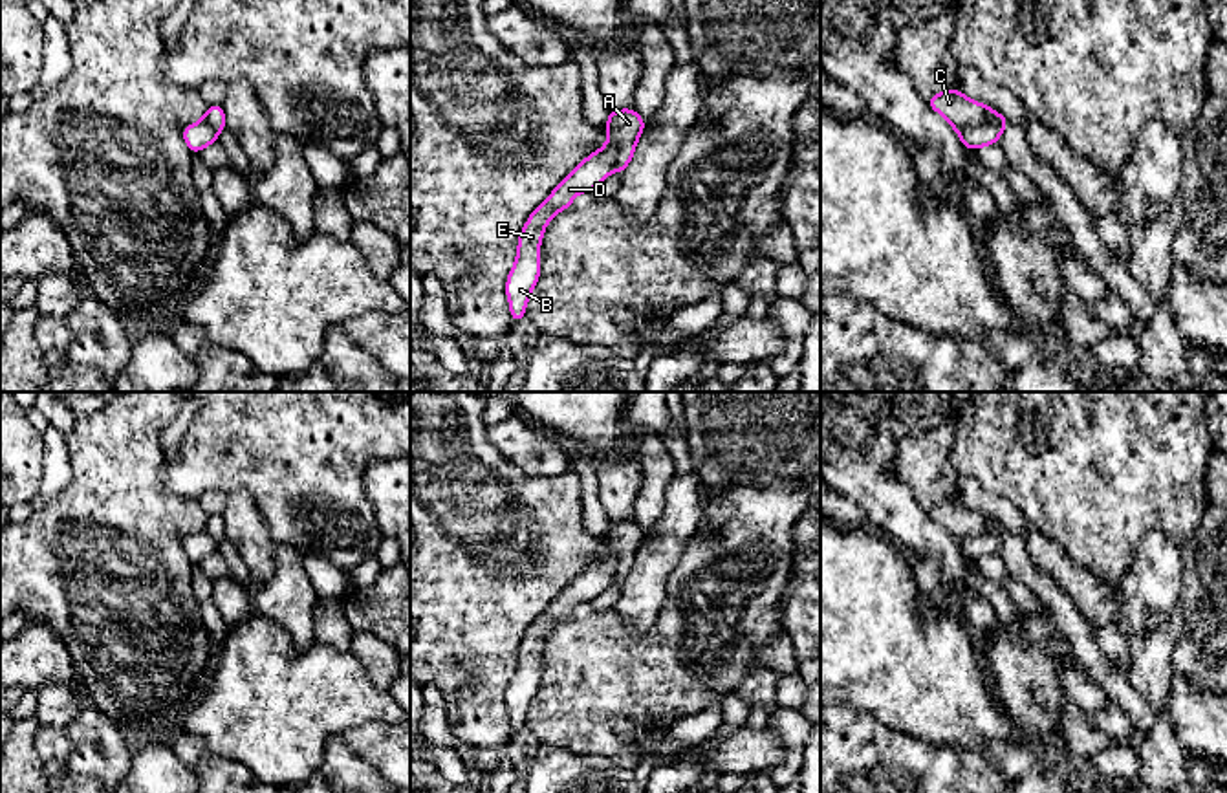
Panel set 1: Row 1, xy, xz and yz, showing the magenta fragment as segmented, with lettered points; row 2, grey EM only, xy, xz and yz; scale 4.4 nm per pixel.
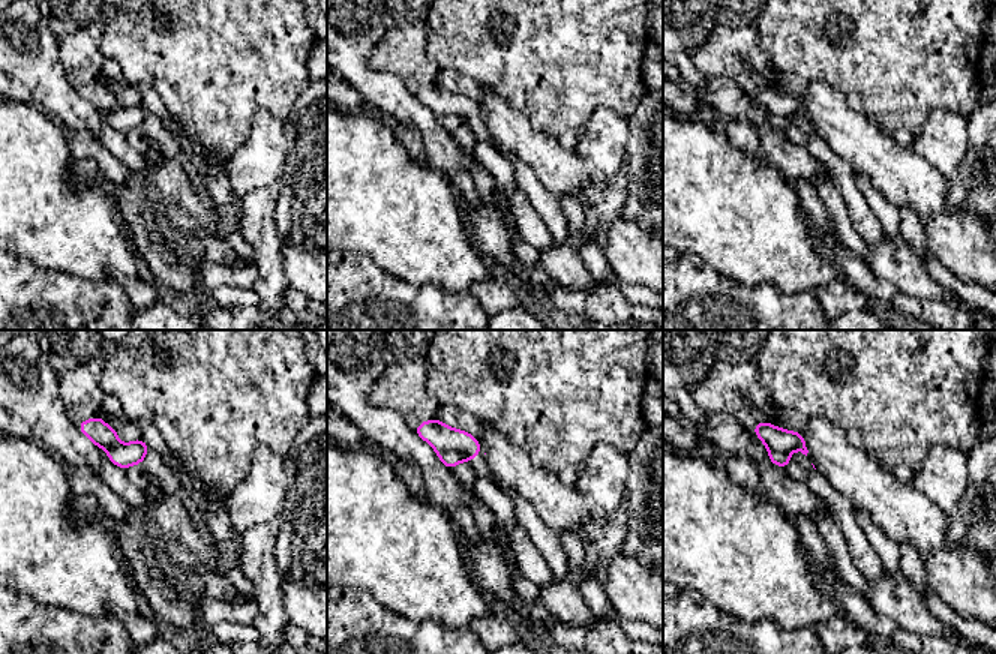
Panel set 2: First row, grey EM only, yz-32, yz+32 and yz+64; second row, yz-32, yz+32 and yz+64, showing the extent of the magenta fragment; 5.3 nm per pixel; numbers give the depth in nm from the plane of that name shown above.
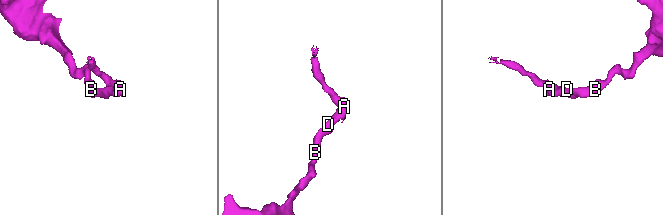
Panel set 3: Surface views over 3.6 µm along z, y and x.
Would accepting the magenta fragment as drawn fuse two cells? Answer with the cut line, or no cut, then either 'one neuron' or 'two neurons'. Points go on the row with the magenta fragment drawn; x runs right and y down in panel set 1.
cut in yz along (1000, 129), (995, 125), (973, 125), (958, 134); two neurons

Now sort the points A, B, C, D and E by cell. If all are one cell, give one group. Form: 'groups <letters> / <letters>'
groups A C / B D E

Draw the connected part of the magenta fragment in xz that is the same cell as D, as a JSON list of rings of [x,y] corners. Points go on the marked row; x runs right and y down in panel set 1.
[[[608,136],[606,145],[582,159],[527,218],[518,236],[515,266],[505,282],[511,322],[518,322],[526,317],[527,299],[538,282],[538,253],[544,227],[557,212],[568,209],[577,194],[592,192],[608,178],[615,170],[615,161],[617,143]]]

